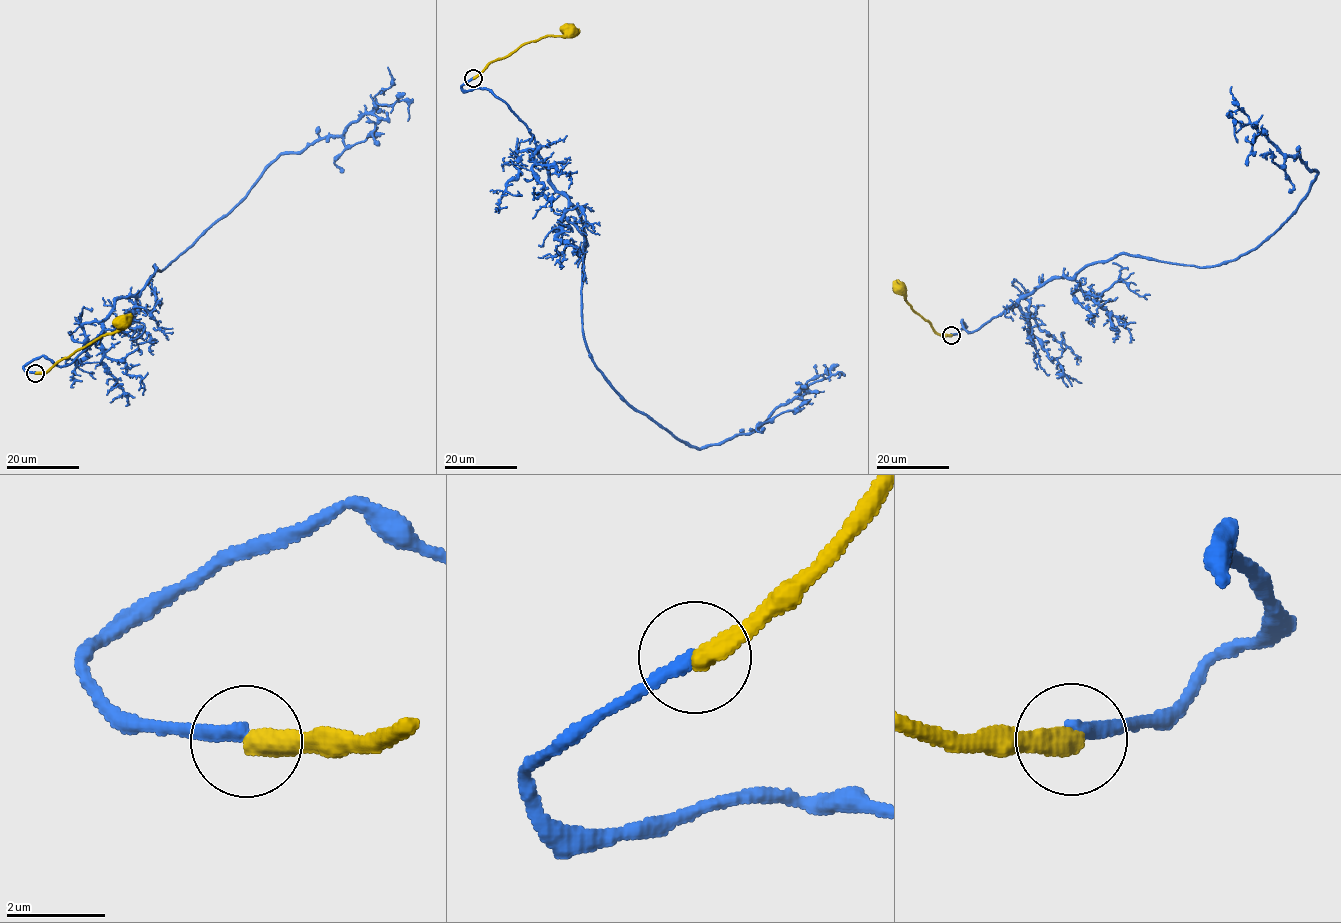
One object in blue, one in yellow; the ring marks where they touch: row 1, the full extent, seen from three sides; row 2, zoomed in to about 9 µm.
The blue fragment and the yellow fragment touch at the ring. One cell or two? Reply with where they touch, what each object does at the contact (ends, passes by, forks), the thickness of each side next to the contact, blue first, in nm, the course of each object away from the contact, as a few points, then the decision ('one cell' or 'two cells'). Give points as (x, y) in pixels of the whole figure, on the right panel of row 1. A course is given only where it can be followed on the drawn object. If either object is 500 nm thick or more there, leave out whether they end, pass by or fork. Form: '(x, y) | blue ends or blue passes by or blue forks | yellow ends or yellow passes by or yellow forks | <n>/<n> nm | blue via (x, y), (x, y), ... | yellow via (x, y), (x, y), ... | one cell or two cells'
(951, 335) | blue ends | yellow ends | 280/440 nm | blue via (951, 335), (1119, 255), (1209, 267), (1256, 248), (1317, 172), (1250, 124), (1235, 122), (1237, 142) | yellow via (951, 335), (941, 336), (914, 311), (900, 285) | one cell

